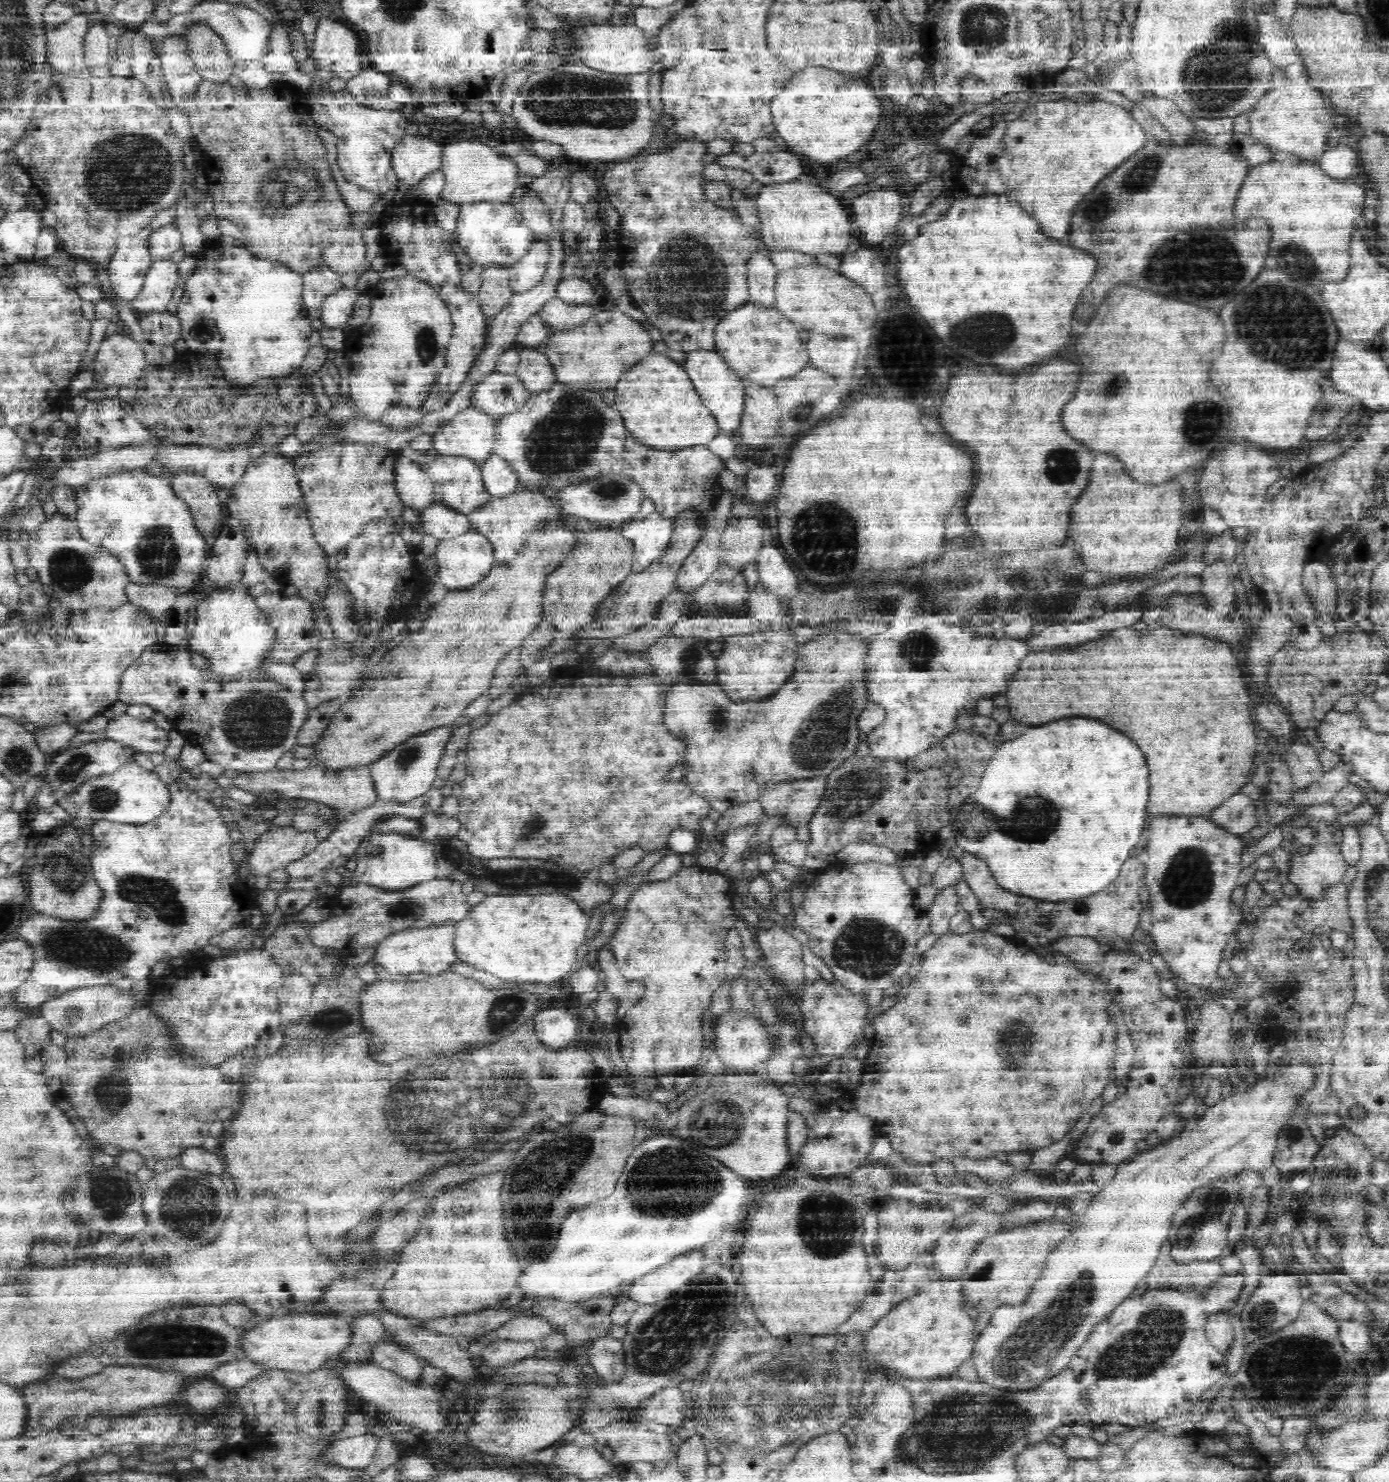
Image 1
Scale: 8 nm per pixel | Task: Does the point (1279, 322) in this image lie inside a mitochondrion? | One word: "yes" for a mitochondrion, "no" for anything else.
yes

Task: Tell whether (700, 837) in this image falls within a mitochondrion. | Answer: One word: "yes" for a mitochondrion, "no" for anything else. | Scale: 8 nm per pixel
no

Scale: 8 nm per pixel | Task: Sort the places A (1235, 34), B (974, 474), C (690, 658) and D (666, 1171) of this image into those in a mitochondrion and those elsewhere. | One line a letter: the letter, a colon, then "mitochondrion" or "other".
A: mitochondrion
B: other
C: mitochondrion
D: mitochondrion

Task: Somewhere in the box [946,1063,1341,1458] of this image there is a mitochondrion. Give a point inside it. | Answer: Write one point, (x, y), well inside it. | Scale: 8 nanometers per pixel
(1026, 1350)

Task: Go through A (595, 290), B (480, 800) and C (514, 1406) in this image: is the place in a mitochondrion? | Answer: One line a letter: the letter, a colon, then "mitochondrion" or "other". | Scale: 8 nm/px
A: other
B: other
C: mitochondrion

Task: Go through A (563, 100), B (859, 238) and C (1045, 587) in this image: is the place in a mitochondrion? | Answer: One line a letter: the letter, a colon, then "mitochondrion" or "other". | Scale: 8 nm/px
A: mitochondrion
B: other
C: mitochondrion

